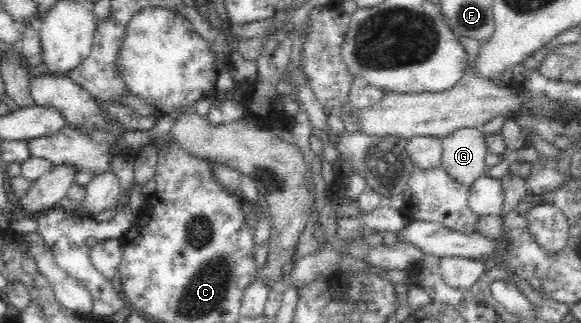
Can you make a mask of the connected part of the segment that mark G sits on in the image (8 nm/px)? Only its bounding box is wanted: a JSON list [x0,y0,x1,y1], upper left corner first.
[441,127,488,189]

